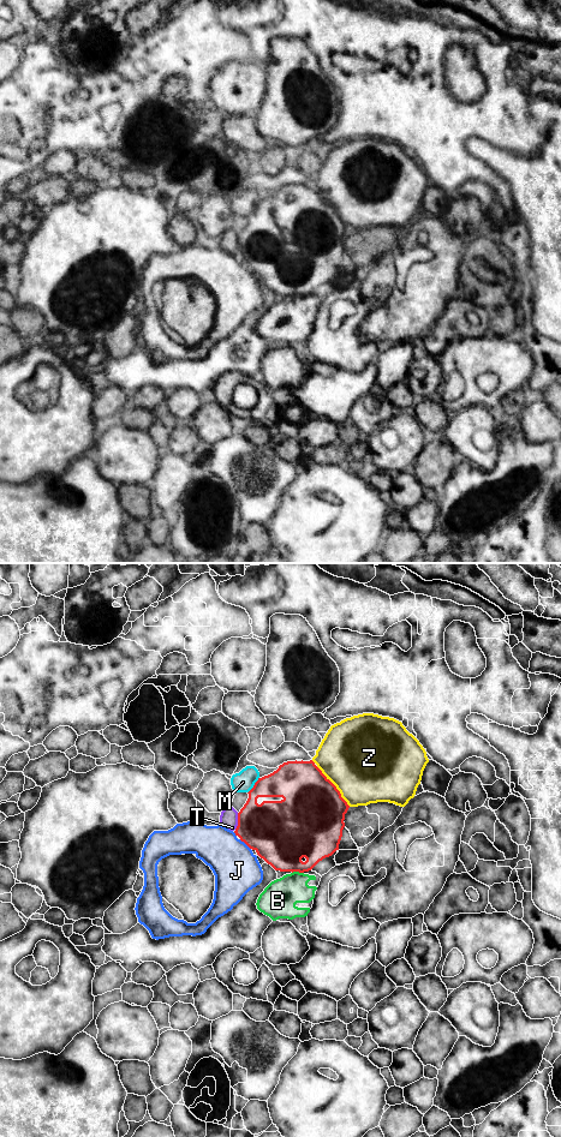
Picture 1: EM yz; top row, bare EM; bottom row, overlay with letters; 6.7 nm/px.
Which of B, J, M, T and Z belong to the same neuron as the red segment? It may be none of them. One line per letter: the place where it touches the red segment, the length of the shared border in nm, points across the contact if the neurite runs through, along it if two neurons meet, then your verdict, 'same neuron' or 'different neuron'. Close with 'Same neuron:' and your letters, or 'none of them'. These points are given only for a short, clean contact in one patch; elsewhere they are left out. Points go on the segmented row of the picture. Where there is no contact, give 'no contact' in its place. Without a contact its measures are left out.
B: contact yz (297, 871); length 80 nm; border yz (303, 872), (292, 873); different neuron
J: contact yz (245, 843); length 100 nm; border yz (239, 839), (250, 849); different neuron
M: contact yz (254, 785); length 130 nm; different neuron
T: contact yz (238, 821); length 110 nm; different neuron
Z: contact yz (335, 787); length 360 nm; different neuron
Same neuron: none of them

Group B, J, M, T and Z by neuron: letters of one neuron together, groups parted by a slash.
B / J / M / T / Z

